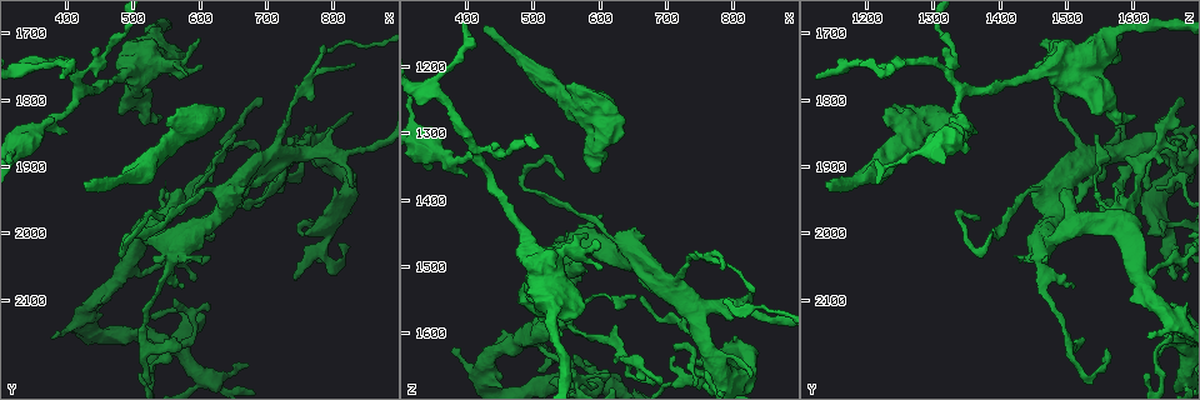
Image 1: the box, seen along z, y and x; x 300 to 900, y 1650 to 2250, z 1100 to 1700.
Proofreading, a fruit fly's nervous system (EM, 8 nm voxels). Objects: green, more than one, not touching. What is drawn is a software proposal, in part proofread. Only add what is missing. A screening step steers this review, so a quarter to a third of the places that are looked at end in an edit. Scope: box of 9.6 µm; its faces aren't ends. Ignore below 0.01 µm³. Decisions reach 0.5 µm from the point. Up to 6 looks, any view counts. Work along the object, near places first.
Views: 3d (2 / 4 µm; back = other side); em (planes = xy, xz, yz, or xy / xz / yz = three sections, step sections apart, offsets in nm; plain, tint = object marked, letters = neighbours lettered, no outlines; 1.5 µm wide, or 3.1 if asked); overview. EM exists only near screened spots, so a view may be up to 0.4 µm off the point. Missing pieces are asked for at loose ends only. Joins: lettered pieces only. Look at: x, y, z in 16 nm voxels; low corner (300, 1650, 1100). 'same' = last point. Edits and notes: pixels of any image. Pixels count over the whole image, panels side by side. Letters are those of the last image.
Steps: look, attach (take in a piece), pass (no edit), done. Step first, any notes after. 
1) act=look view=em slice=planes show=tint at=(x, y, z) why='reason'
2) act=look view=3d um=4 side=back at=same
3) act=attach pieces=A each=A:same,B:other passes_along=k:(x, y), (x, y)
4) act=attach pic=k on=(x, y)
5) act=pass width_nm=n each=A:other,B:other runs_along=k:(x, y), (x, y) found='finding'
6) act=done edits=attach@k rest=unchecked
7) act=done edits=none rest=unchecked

act=look view=3d um=4 at=(570, 2175, 1520) why='free end'

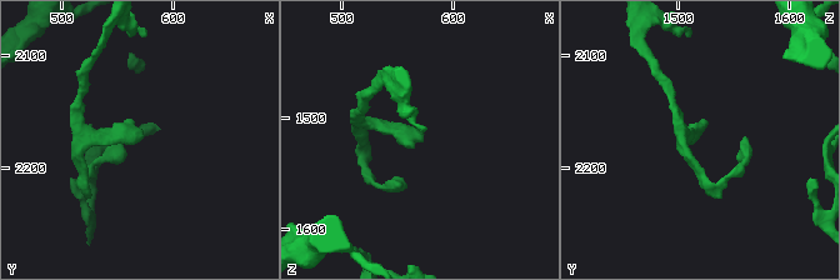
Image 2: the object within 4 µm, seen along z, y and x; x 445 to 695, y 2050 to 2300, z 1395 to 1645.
act=look view=em slice=planes show=letters at=(572, 2172, 1522) why='now the EM'

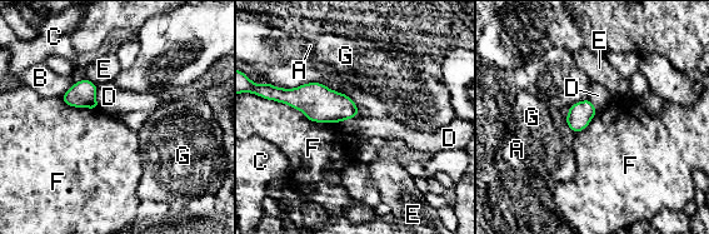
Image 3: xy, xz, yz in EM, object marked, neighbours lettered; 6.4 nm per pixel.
act=pass each=A:other,B:other,C:other,D:other,E:other,F:other,G:other border=3:(271, 99), (310, 120), (338, 123) found='no lettered piece goes on from it'

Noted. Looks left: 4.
act=look view=em slice=xy step=8 show=plain at=(800, 1840, 1575) why='branch stops here'

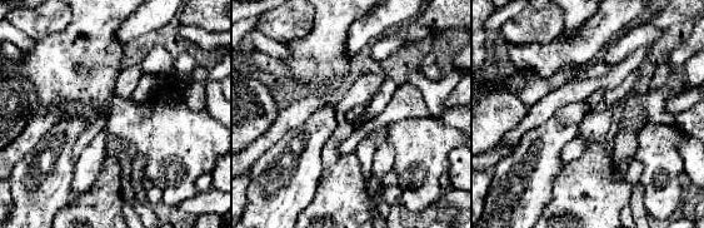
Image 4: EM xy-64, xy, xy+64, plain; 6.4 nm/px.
act=look view=em slice=xy step=8 show=tint at=same why='with the object marked'

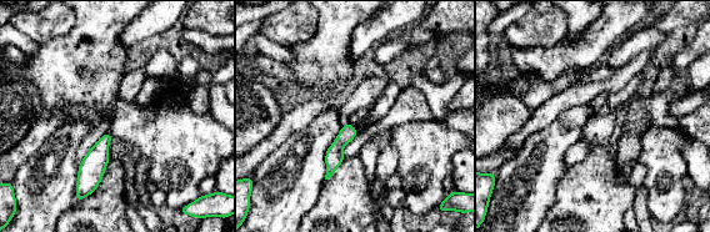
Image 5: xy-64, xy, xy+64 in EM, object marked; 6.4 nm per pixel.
act=look view=em slice=xy step=8 show=letters at=same why='what lies round it'

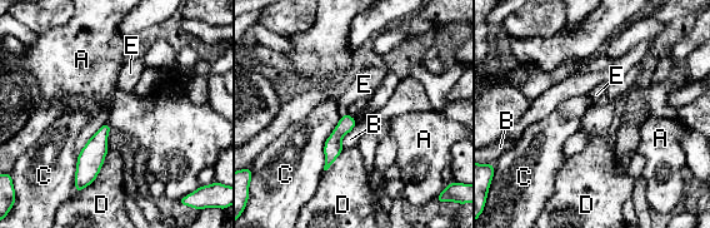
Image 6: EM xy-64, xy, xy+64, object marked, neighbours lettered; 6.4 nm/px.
act=attach pic=6 on=(364, 84) longest_contact=C:360nm each=A:other,B:other,C:other,D:other,E:same found='the neuron continues'

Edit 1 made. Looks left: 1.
act=done edits=attach@6 rest=unchecked

